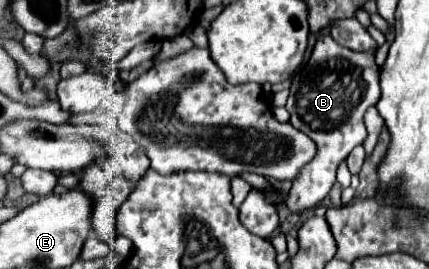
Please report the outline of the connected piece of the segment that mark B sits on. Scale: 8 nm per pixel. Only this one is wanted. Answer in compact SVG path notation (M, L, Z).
M318 36L310 60L292 76L292 86L290 86L290 96L286 110L290 112L290 124L310 136L318 144L318 154L316 158L298 174L298 178L292 182L292 188L286 196L286 206L290 214L300 214L304 210L314 208L318 202L322 202L332 186L336 184L336 168L338 164L352 152L354 146L362 144L366 138L366 128L364 128L364 112L374 106L380 100L380 70L378 64L374 62L374 52L376 50L366 50L366 52L356 52L350 48L344 48L336 44L330 36Z

